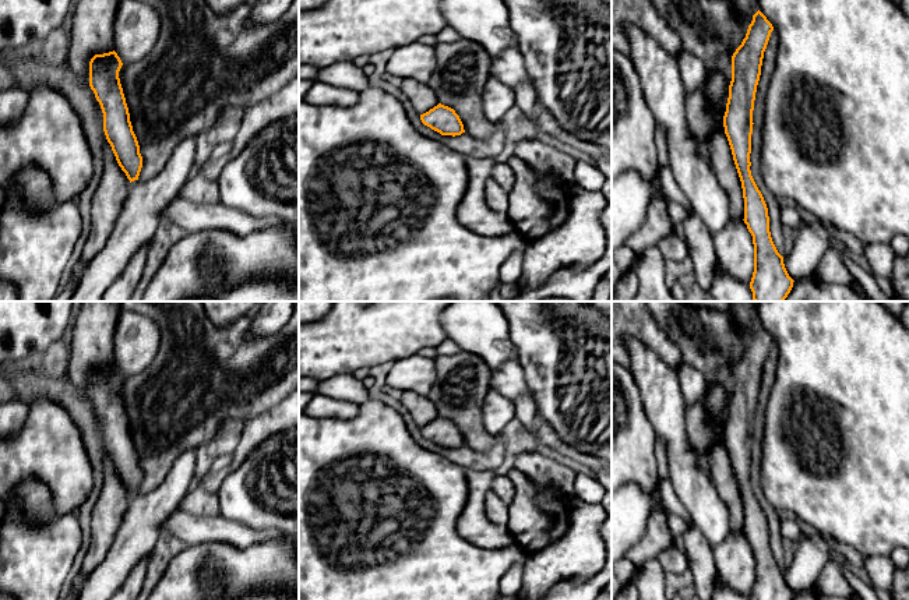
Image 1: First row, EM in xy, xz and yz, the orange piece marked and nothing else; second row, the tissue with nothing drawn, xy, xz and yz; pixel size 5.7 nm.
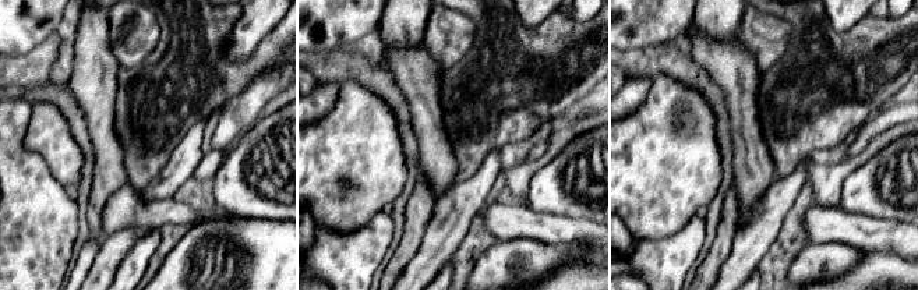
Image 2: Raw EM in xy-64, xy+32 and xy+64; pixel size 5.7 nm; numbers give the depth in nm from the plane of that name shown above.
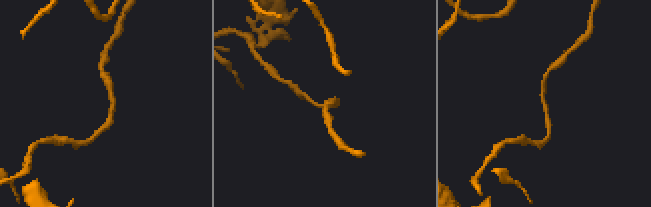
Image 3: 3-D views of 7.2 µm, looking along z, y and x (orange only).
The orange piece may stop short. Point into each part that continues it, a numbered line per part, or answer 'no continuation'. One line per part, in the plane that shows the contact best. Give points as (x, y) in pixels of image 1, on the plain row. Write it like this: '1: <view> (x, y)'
1: xy (91, 346)

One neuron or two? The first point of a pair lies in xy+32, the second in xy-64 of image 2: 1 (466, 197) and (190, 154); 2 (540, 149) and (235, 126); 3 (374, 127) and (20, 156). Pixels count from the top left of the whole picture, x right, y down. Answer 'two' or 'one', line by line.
1: one
2: two
3: two

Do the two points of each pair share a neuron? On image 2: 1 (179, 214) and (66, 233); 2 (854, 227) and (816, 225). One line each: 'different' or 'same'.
1: different
2: same

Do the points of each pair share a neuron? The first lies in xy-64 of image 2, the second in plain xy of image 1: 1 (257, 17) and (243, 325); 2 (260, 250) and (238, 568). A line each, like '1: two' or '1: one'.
1: two
2: one

